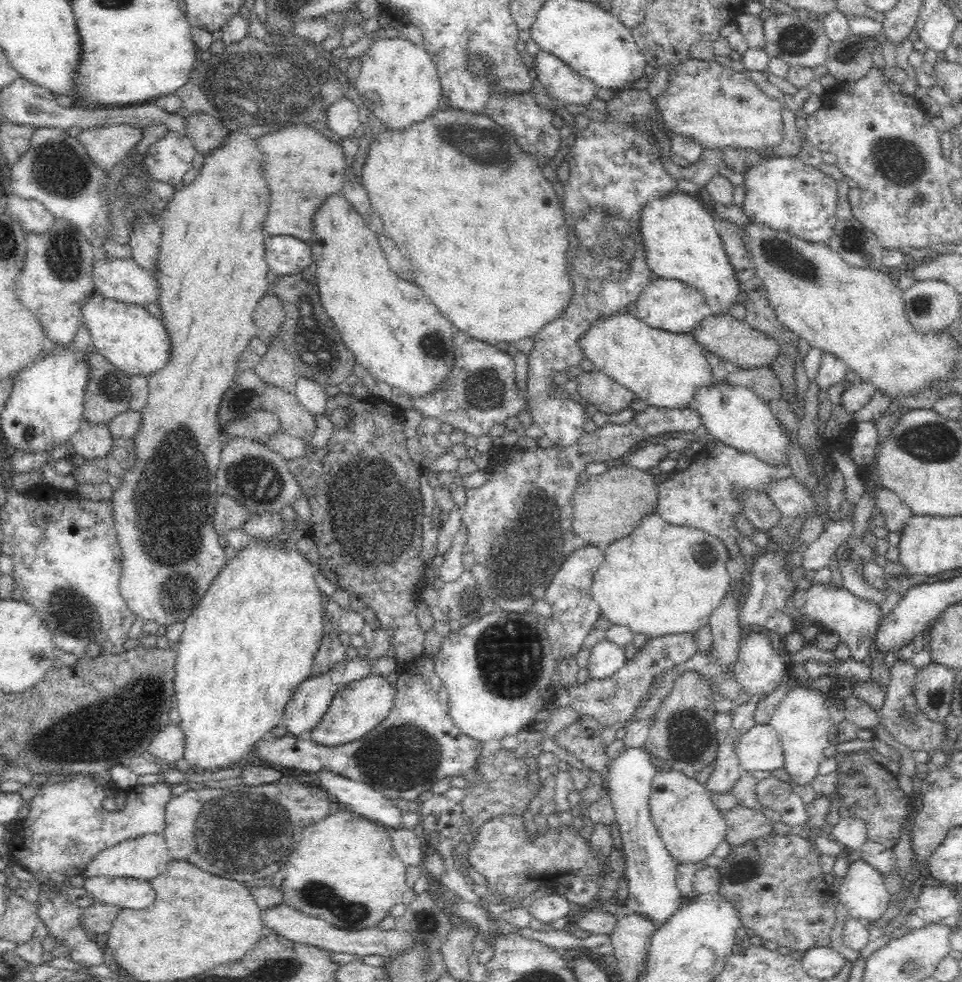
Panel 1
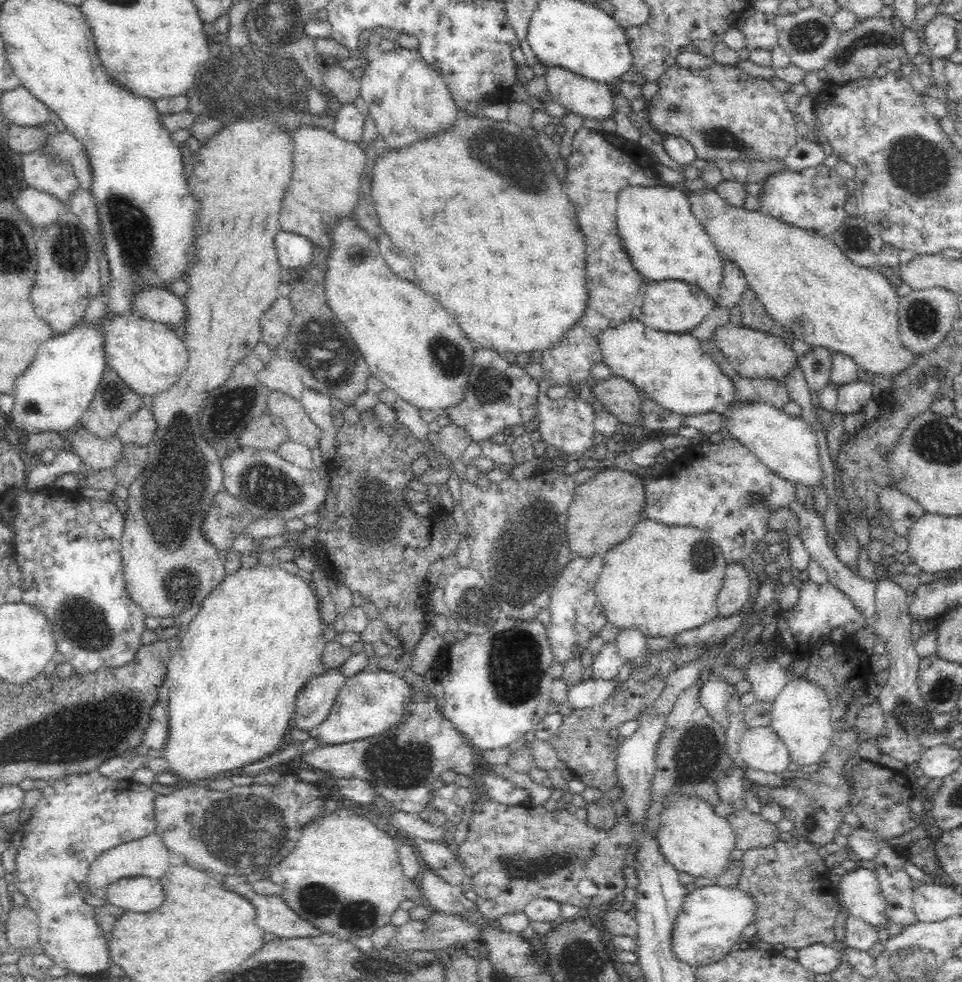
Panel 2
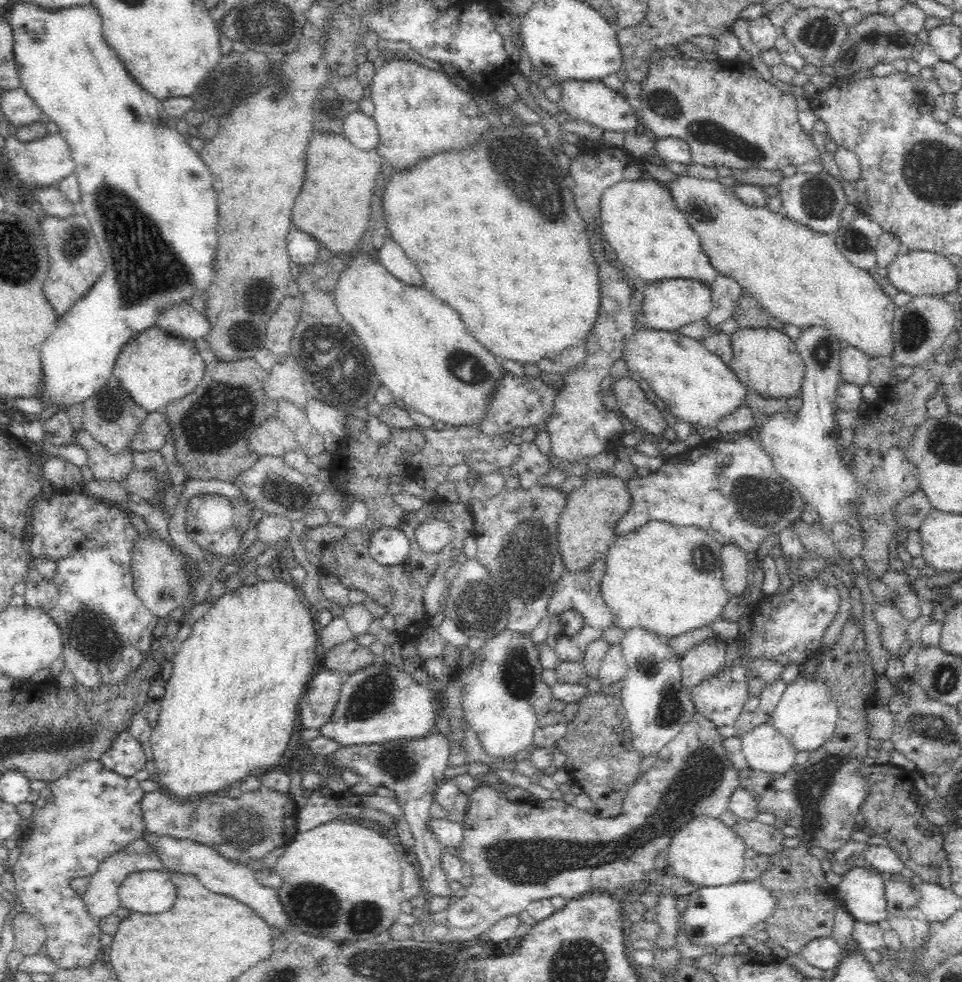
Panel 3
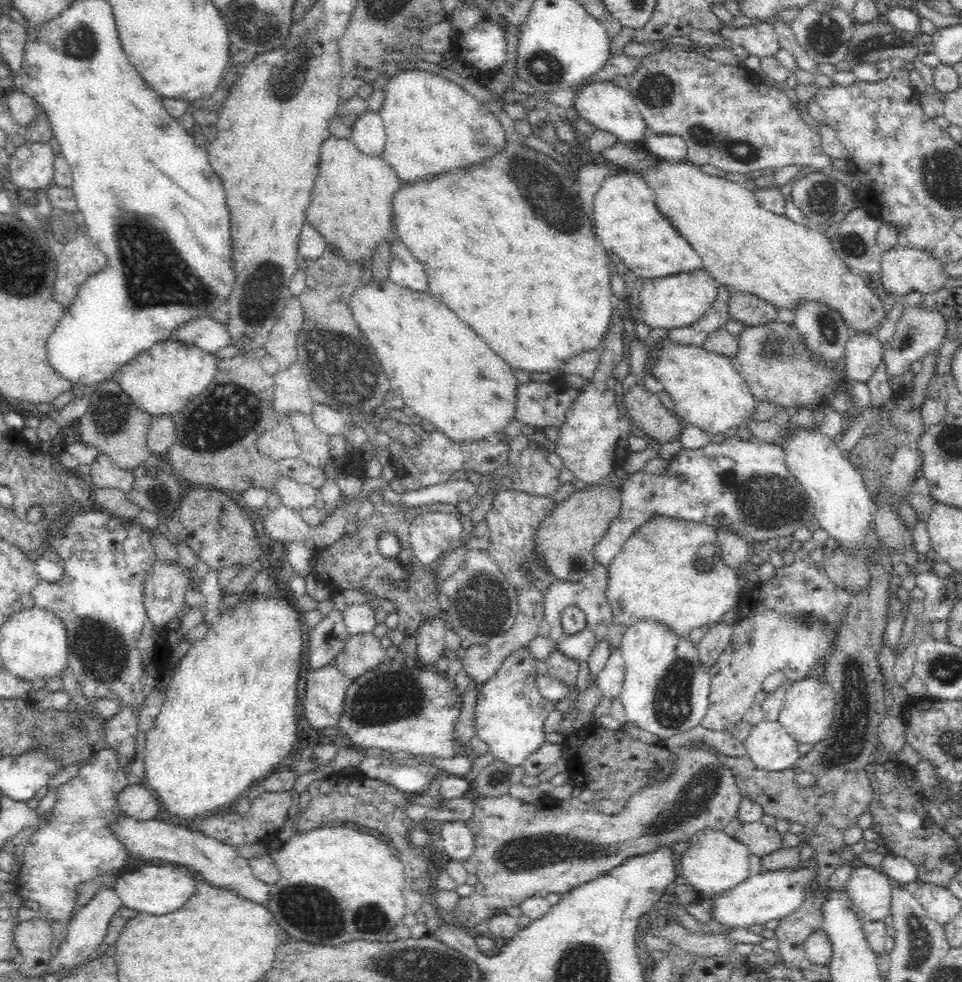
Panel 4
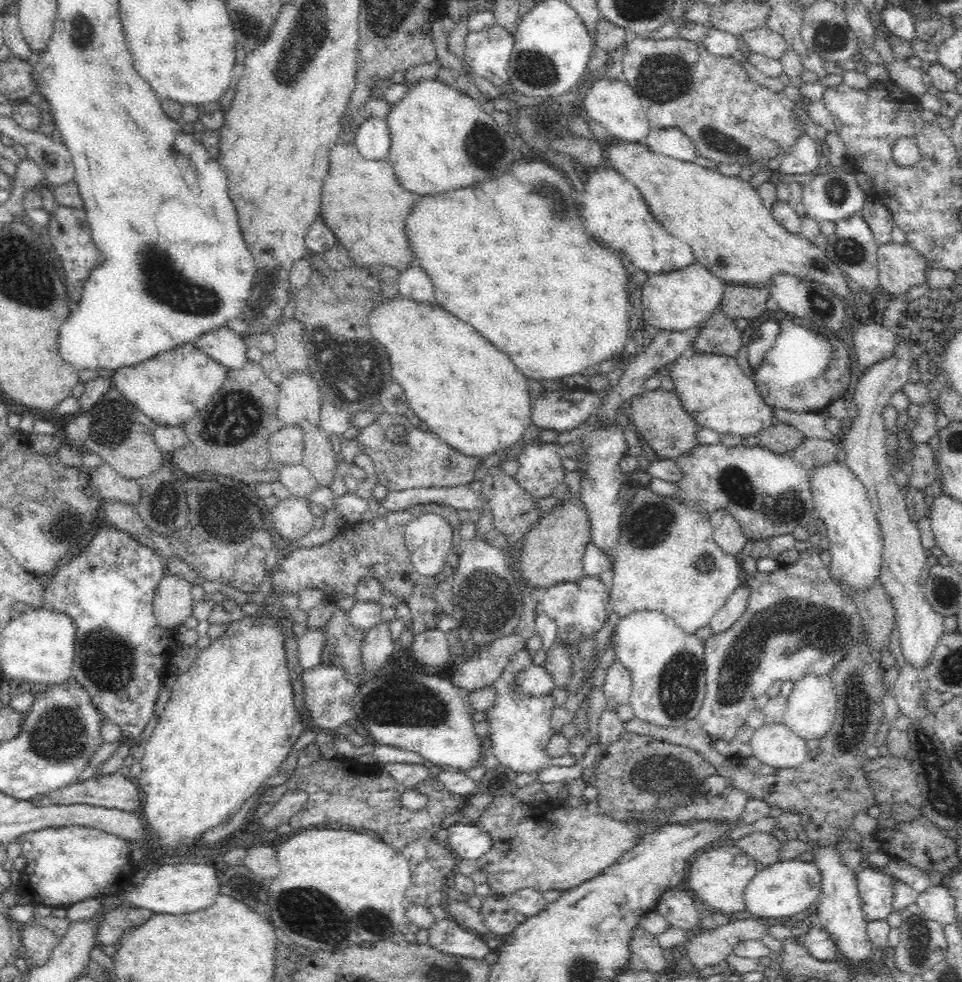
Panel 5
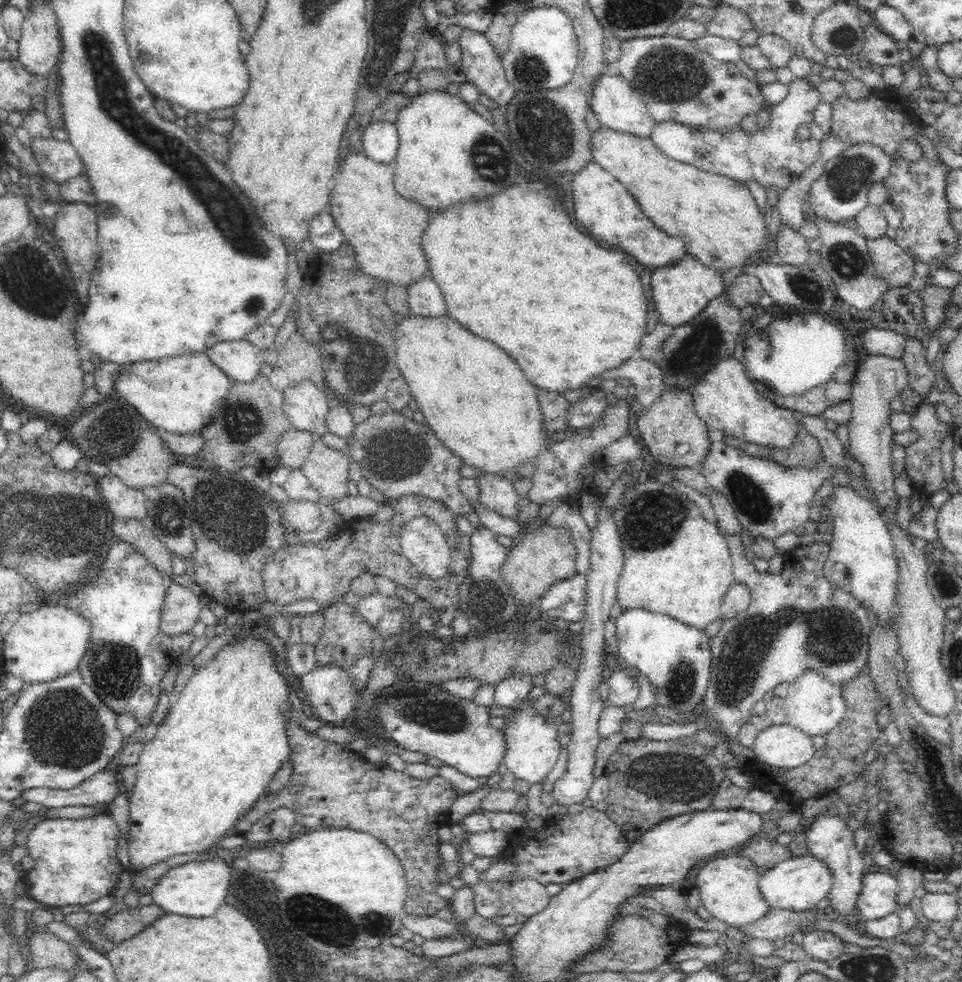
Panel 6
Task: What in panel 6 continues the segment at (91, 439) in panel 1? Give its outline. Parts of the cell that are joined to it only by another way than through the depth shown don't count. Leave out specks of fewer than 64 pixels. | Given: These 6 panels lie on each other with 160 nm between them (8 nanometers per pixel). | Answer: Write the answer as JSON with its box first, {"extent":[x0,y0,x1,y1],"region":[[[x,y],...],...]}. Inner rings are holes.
{"extent":[96,470,146,520],"region":[[[110,470],[96,482],[104,502],[116,518],[141,520],[146,516],[146,498],[141,490],[129,488]]]}

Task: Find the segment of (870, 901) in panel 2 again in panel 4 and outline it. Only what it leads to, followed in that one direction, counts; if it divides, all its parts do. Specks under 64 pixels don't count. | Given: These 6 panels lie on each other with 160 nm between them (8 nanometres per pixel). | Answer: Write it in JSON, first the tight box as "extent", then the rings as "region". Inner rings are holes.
{"extent":[845,865,893,922],"region":[[[865,865],[852,869],[845,892],[860,922],[883,921],[890,915],[893,886],[878,868]]]}

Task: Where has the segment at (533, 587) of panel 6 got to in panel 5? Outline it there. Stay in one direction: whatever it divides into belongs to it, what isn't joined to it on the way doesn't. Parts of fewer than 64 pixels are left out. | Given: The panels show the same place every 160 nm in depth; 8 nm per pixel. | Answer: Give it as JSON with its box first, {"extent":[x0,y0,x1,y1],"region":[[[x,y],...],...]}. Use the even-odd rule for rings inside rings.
{"extent":[518,498,592,590],"region":[[[566,498],[559,501],[526,533],[518,569],[524,579],[528,579],[541,590],[556,583],[576,582],[584,578],[583,556],[586,546],[591,543],[592,529],[587,507],[581,500]]]}

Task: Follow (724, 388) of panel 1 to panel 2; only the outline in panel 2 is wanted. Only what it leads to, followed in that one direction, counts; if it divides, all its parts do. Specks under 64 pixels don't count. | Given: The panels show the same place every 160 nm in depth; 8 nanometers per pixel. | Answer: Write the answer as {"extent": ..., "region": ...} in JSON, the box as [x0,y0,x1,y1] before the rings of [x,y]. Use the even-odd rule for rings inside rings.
{"extent":[718,399,823,489],"region":[[[734,399],[734,402],[718,413],[724,417],[723,432],[726,437],[738,441],[742,447],[750,450],[768,470],[794,484],[803,482],[813,489],[814,486],[822,485],[823,471],[817,432],[802,418],[790,417],[762,400],[740,402]]]}

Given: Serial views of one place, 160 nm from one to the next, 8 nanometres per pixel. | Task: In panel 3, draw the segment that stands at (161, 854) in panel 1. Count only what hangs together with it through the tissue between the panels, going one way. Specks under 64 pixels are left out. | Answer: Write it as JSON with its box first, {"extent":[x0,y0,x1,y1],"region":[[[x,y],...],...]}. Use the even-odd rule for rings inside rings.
{"extent":[82,837,168,921],"region":[[[144,837],[130,842],[130,844],[128,844],[126,848],[122,848],[120,852],[114,852],[114,854],[110,854],[108,858],[104,858],[104,862],[98,866],[98,870],[90,876],[88,886],[86,886],[84,894],[82,894],[82,899],[84,905],[87,907],[88,913],[92,914],[95,920],[99,921],[100,918],[104,918],[104,916],[116,912],[120,907],[117,894],[120,884],[128,878],[128,875],[145,871],[168,873],[166,866],[164,866],[158,857],[153,842],[149,842],[149,840]]]}

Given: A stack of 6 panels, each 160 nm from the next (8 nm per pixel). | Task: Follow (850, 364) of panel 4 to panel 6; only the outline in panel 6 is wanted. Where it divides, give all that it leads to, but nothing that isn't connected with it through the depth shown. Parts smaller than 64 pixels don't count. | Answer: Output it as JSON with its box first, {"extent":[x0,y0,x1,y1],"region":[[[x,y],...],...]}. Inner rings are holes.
{"extent":[862,328,906,360],"region":[[[866,328],[862,332],[862,344],[868,356],[889,356],[891,360],[900,360],[904,354],[906,337],[893,330]]]}

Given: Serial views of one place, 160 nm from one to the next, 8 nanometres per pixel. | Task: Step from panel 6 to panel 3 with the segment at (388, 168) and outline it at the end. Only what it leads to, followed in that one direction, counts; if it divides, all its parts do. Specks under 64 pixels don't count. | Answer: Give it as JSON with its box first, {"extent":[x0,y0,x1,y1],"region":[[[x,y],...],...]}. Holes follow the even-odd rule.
{"extent":[289,130,382,254],"region":[[[320,130],[318,134],[310,134],[304,182],[289,218],[292,226],[309,234],[318,245],[334,254],[354,250],[367,229],[372,188],[376,186],[376,176],[382,170],[381,163],[382,157],[376,148],[359,150],[343,133]]]}

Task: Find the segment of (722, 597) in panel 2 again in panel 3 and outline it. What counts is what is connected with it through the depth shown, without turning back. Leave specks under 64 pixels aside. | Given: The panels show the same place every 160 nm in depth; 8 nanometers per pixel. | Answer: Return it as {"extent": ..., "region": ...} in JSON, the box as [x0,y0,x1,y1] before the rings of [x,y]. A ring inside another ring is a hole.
{"extent":[721,544,751,598],"region":[[[733,544],[722,545],[721,567],[723,570],[722,586],[728,598],[740,598],[747,593],[748,571],[751,558]]]}

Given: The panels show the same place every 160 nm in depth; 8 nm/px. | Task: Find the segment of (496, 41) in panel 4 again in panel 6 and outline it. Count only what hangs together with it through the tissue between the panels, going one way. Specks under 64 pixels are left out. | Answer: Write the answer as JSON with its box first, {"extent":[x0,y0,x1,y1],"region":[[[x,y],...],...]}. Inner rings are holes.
{"extent":[458,27,517,105],"region":[[[464,27],[458,38],[462,60],[459,66],[468,82],[474,84],[498,105],[507,105],[517,90],[509,84],[503,69],[503,57],[490,43],[485,32]]]}

